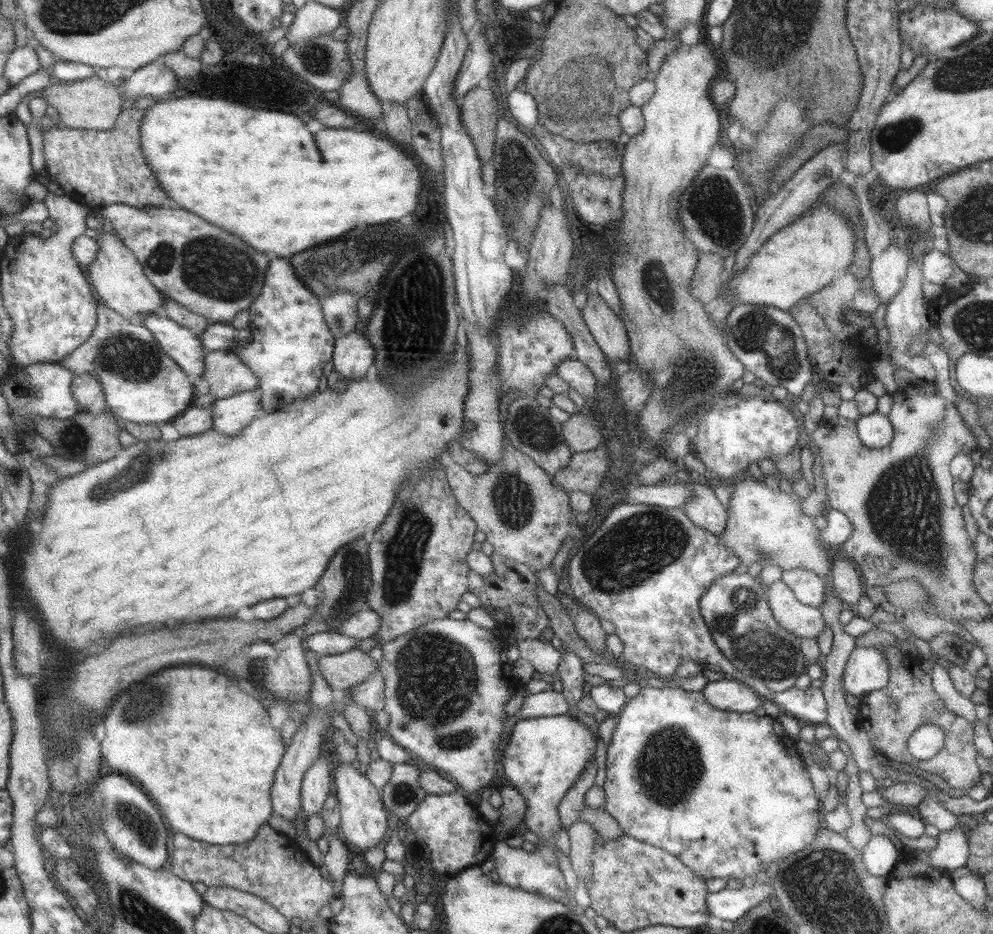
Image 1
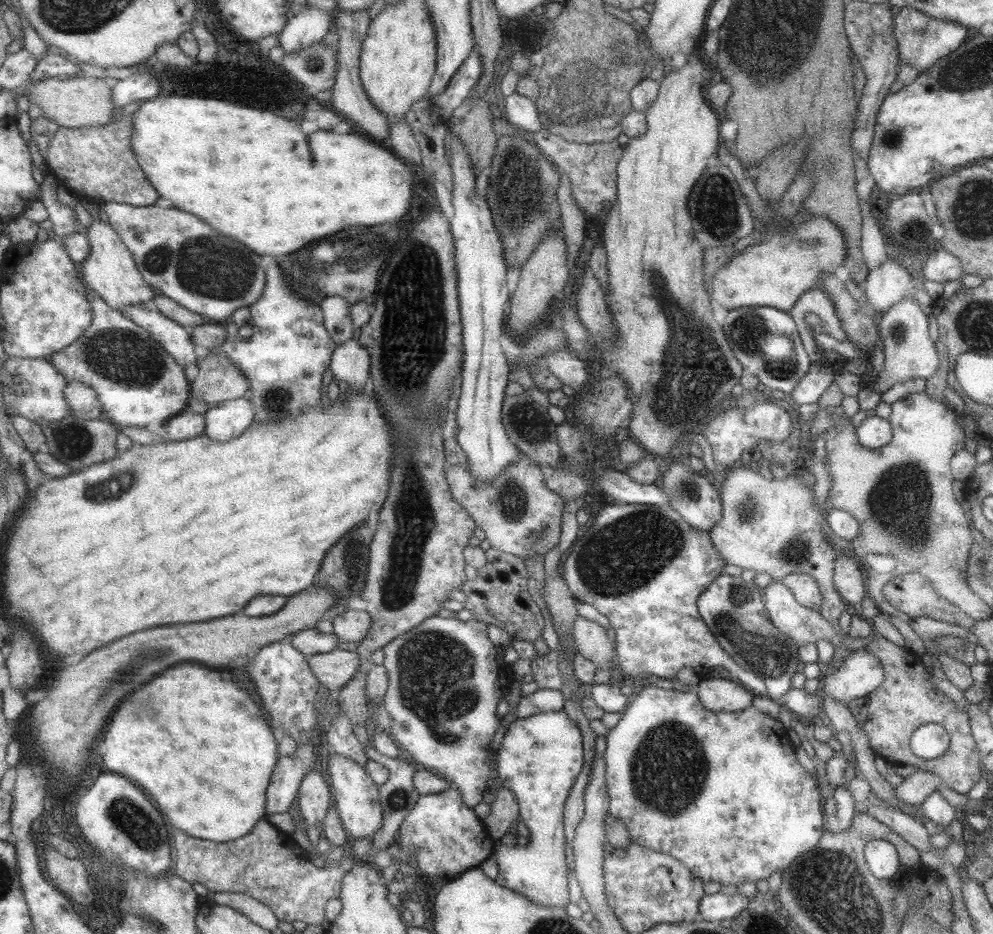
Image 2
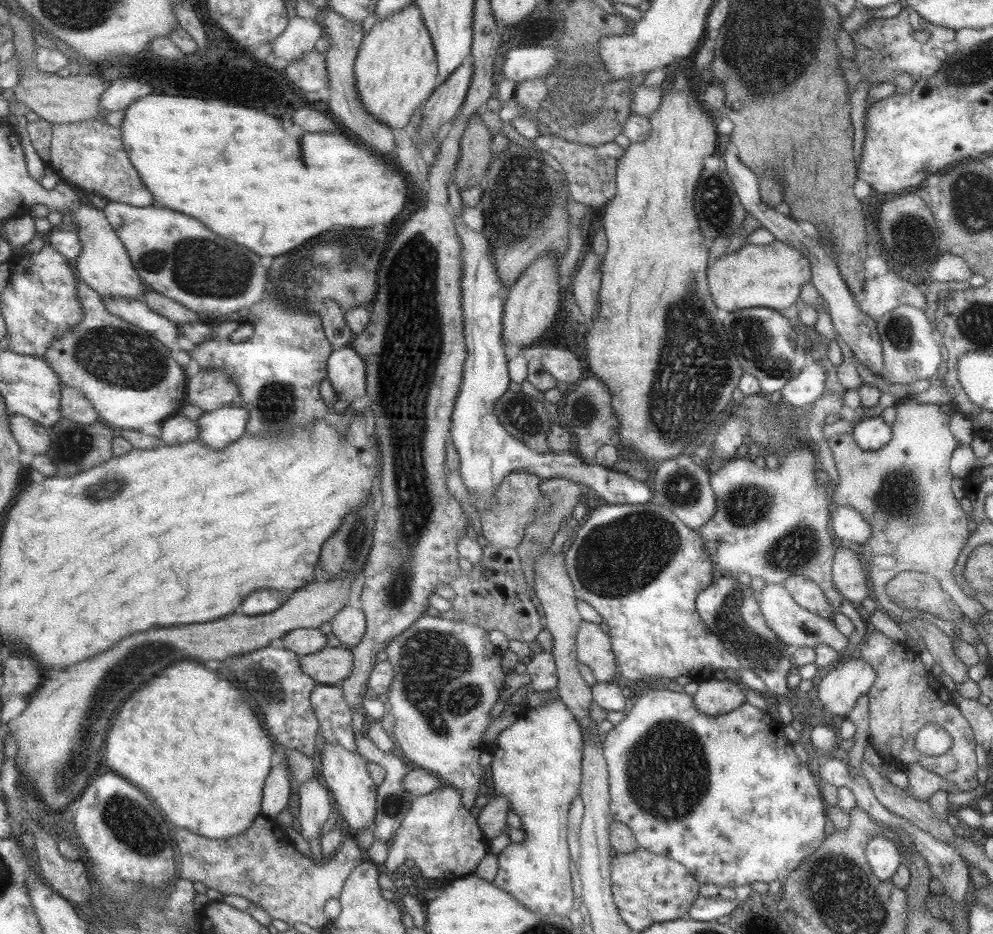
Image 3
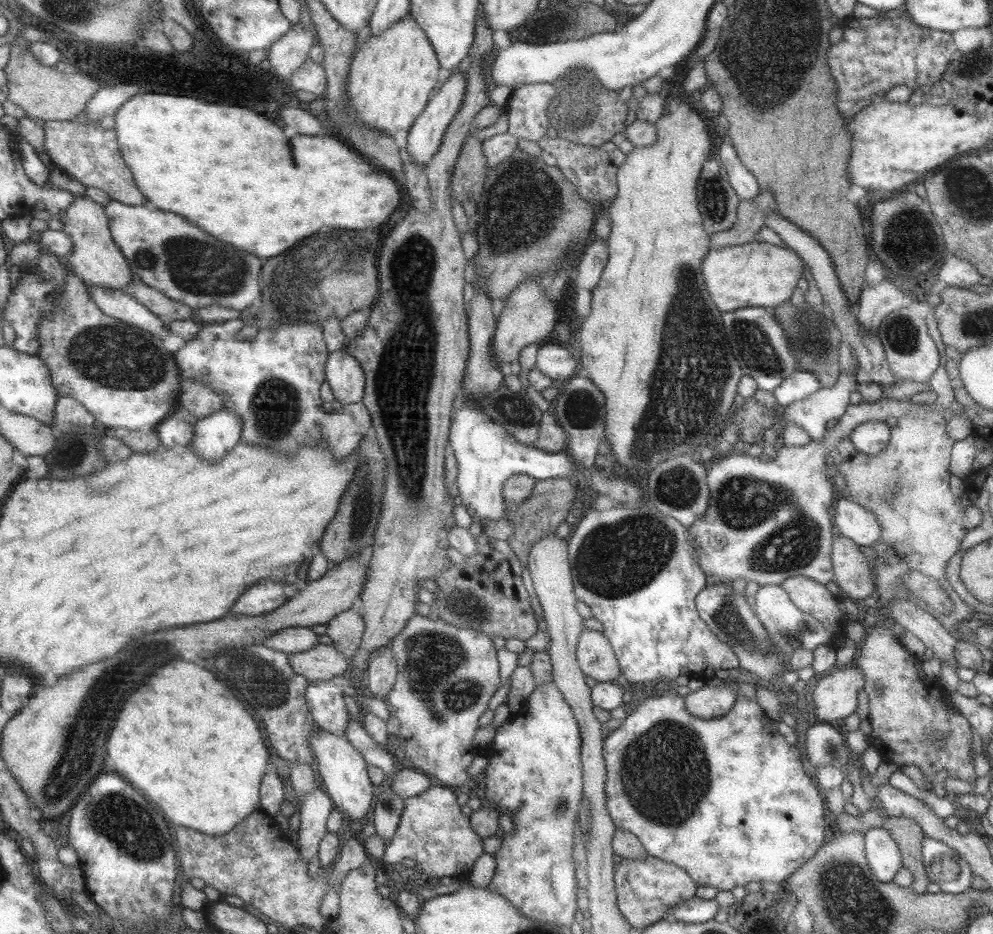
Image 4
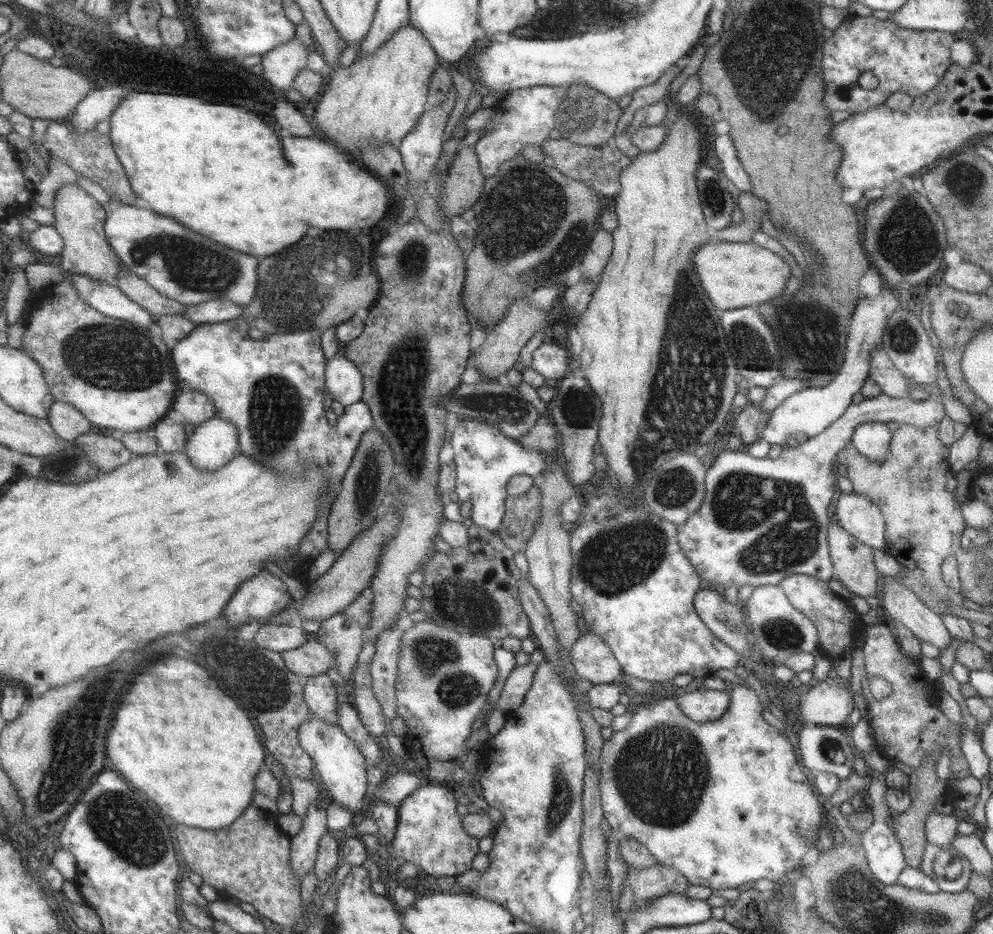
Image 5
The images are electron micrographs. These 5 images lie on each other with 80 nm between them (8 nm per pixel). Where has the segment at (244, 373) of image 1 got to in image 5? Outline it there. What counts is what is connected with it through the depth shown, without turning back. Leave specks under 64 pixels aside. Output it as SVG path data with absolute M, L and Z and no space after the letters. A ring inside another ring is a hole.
M198 390L179 392L172 408L174 416L195 428L215 416L215 403Z

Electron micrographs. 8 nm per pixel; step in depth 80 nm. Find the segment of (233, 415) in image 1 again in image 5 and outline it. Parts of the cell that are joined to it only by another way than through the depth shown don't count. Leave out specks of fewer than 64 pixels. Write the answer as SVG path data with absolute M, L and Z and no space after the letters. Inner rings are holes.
M213 417L195 428L186 453L195 467L215 472L238 453L238 429L222 418Z

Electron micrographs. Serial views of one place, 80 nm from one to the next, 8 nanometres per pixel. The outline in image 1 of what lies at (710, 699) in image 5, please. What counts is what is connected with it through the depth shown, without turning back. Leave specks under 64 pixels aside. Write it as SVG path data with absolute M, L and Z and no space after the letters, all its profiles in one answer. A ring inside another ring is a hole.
M710 675L700 692L711 707L726 712L761 712L765 700L744 683L719 675Z

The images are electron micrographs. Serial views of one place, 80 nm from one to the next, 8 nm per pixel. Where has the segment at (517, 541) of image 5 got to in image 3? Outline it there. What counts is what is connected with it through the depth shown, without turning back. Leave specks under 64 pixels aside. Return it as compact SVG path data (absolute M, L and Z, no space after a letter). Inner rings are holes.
M547 478L542 479L538 484L540 494L546 498L548 506L544 511L535 511L532 521L529 521L524 526L524 531L516 546L516 551L520 560L520 567L522 568L526 583L529 590L533 590L533 565L535 557L538 557L541 551L547 550L553 540L553 534L559 530L559 526L562 526L564 519L571 516L571 511L575 508L575 504L578 502L578 496L583 489L580 485L573 483L565 478Z

